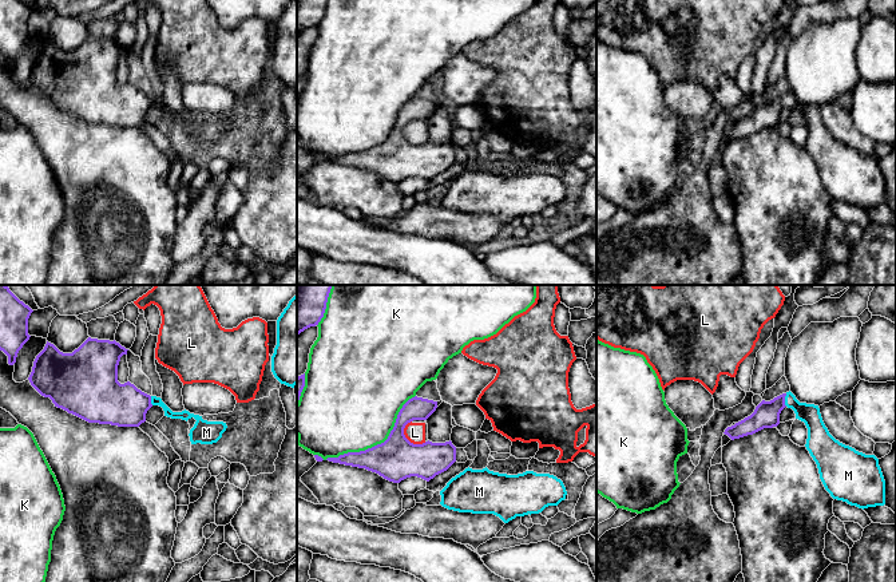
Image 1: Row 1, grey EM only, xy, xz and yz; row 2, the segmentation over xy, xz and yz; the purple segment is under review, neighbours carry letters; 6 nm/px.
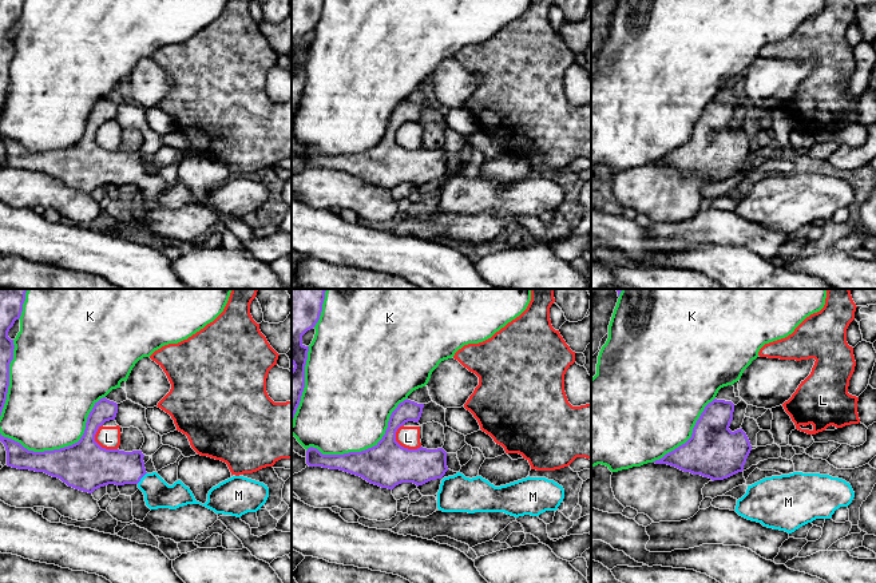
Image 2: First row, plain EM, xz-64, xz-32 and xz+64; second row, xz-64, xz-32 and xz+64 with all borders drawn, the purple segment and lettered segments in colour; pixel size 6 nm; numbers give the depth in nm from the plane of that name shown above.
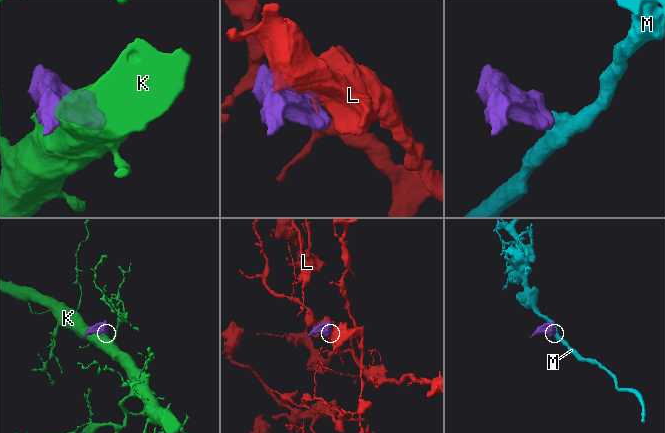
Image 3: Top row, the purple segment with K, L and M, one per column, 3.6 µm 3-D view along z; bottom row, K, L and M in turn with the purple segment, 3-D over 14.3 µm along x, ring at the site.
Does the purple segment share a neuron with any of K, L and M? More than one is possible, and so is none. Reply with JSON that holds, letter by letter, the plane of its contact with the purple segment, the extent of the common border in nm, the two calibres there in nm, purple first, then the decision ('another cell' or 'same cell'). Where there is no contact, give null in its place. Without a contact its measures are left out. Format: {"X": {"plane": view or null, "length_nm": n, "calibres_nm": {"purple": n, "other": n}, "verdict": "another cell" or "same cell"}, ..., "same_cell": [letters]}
{"K": {"plane": "xz", "length_nm": 700, "calibres_nm": {"purple": 260, "other": 500}, "verdict": "another cell"}, "L": {"plane": "xz", "length_nm": 170, "calibres_nm": {"purple": 260, "other": 120}, "verdict": "another cell"}, "M": {"plane": "yz", "length_nm": 80, "calibres_nm": {"purple": 160, "other": 120}, "verdict": "same cell"}, "same_cell": ["M"]}

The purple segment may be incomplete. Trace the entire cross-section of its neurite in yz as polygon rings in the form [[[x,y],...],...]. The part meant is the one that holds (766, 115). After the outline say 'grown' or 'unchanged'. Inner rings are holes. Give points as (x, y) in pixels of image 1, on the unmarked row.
[[[789,91],[770,102],[762,100],[754,112],[725,130],[732,140],[753,135],[780,124],[780,114],[788,107],[808,128],[806,150],[817,165],[820,179],[833,199],[859,209],[885,205],[885,181],[875,155],[865,155],[836,140],[825,127],[820,108],[800,103]]]; grown

